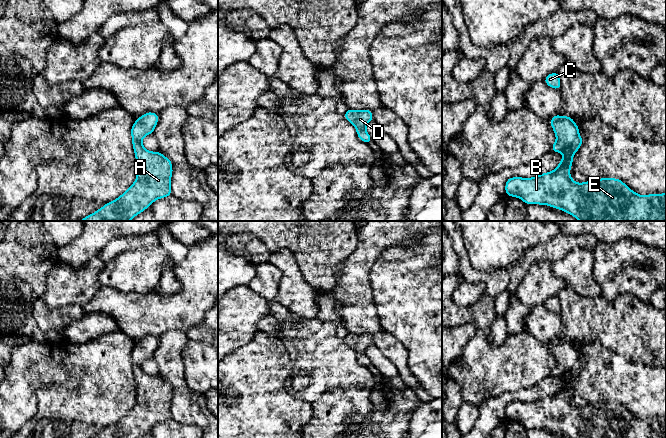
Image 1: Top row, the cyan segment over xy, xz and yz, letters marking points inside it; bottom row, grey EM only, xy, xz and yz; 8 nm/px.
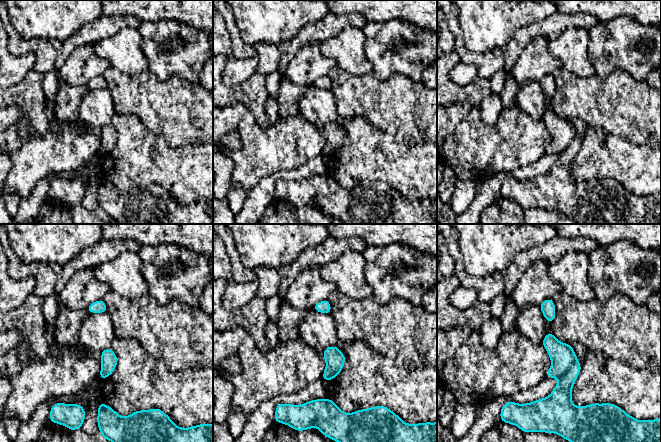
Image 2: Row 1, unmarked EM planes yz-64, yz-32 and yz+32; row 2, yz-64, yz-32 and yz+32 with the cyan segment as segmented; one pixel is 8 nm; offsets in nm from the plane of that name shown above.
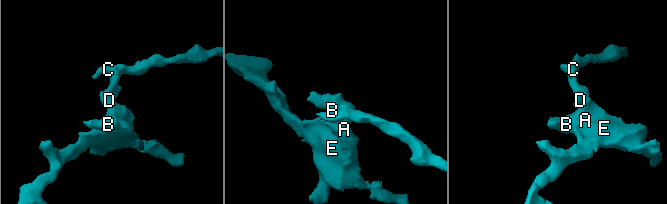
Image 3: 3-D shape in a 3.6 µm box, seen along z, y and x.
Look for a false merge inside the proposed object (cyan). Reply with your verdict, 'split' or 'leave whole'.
split

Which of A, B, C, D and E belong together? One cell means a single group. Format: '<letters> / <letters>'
A B E / C D

